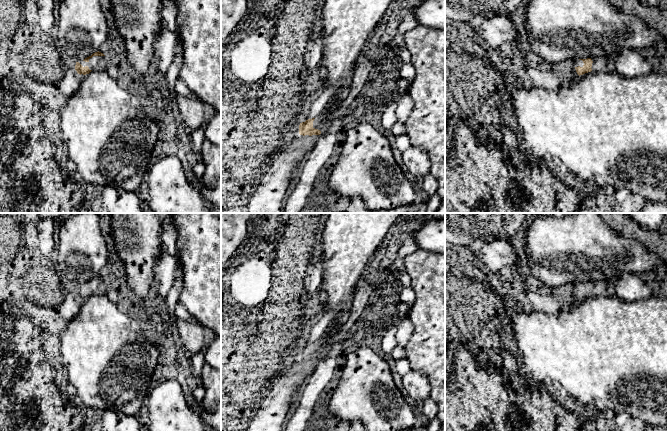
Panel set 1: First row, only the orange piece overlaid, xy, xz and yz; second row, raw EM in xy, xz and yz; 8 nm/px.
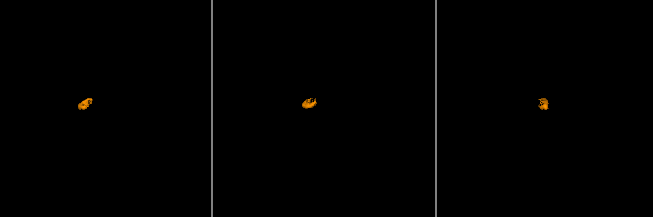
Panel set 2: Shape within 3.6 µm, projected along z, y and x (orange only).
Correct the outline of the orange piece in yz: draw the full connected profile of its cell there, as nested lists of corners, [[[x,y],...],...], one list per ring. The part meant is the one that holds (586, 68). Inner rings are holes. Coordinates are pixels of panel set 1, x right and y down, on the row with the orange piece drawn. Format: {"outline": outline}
{"outline": [[[608,57],[579,59],[574,62],[577,74],[583,75],[588,72],[607,72],[609,69]]]}

